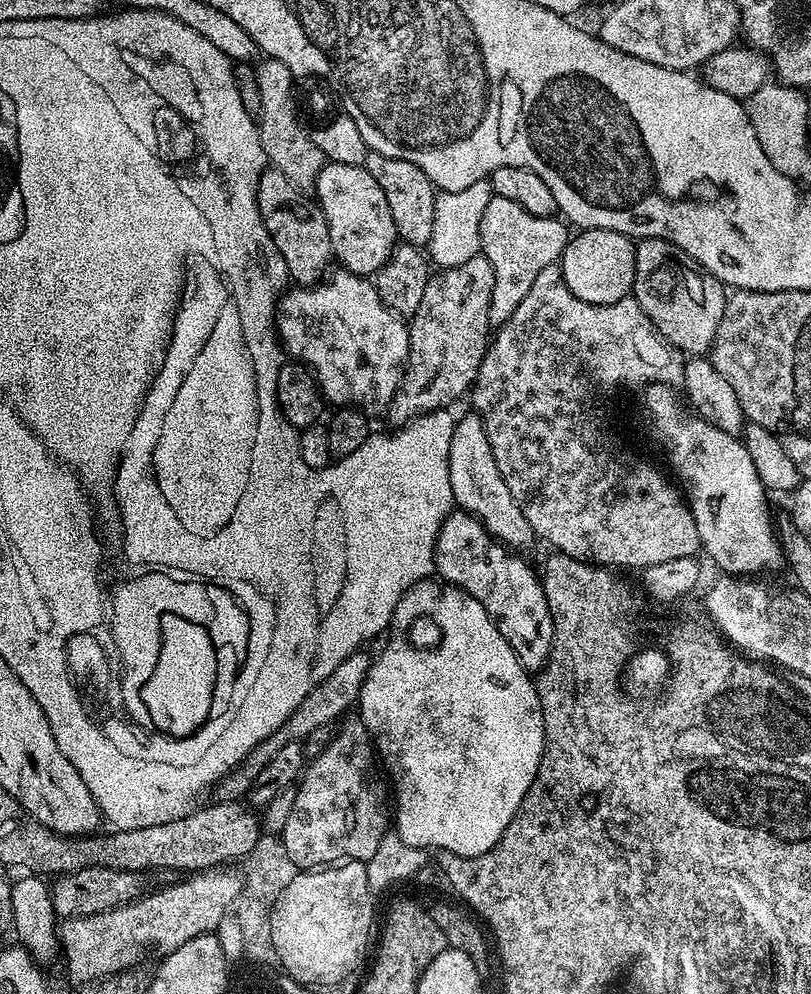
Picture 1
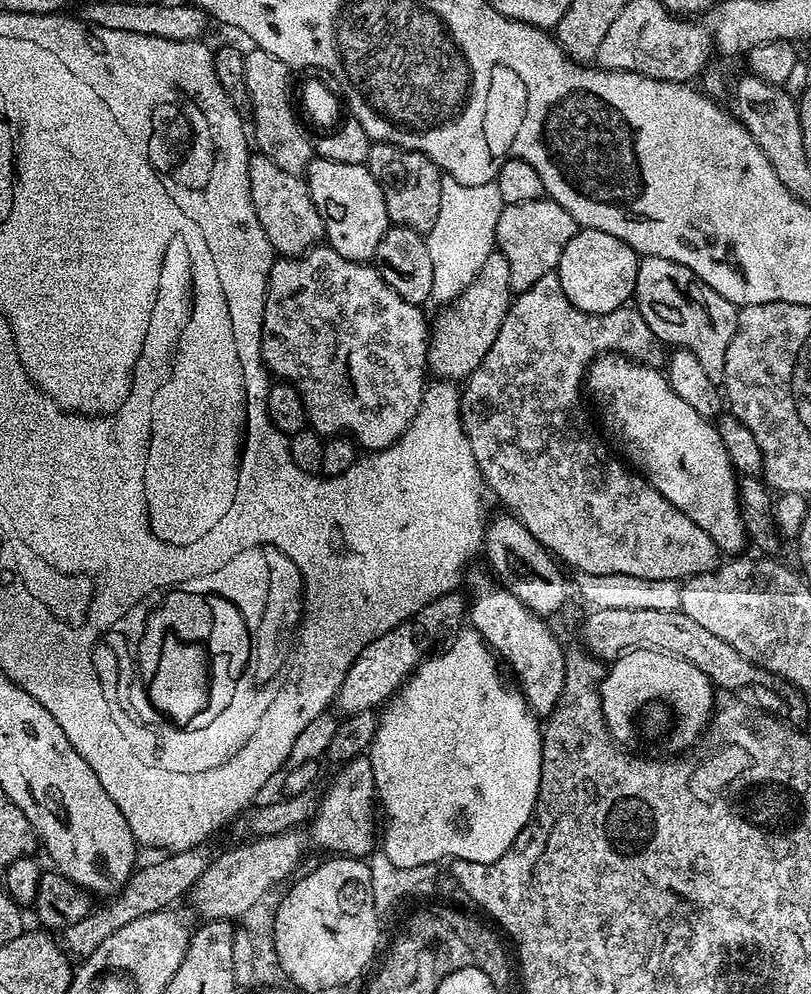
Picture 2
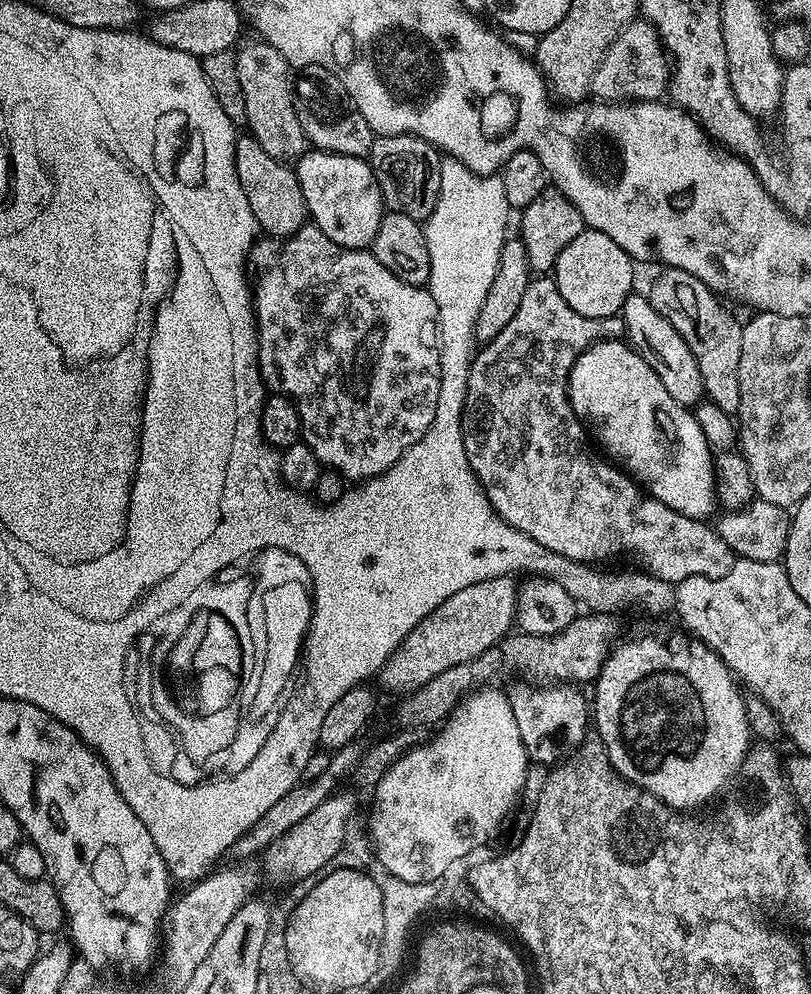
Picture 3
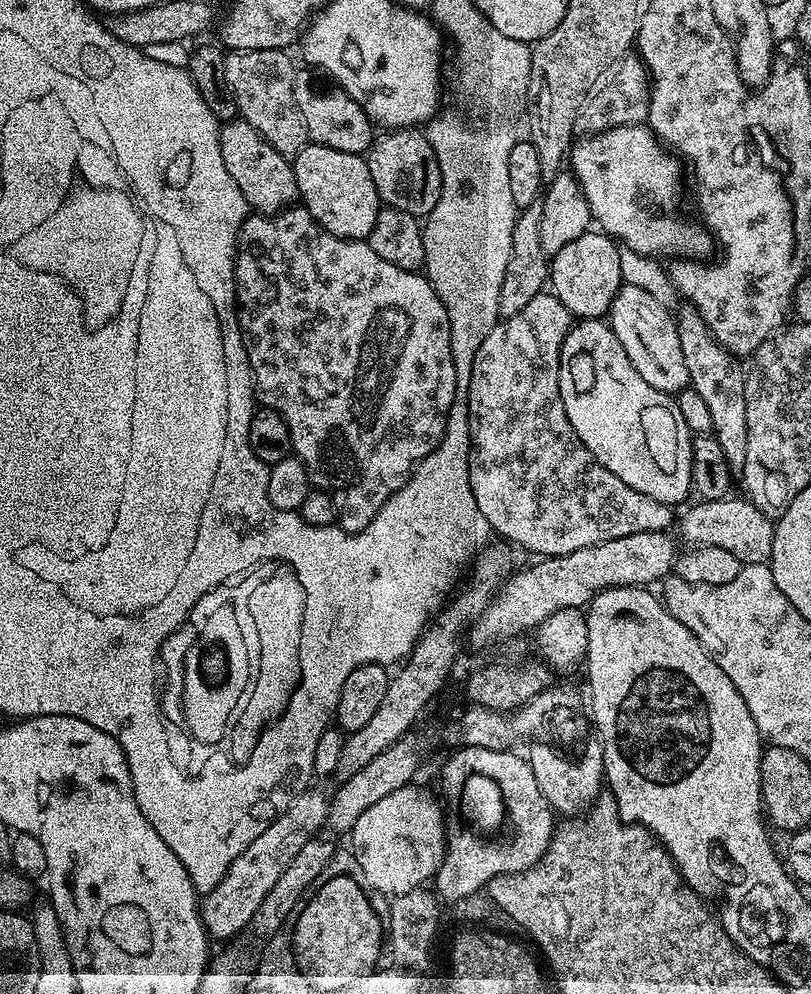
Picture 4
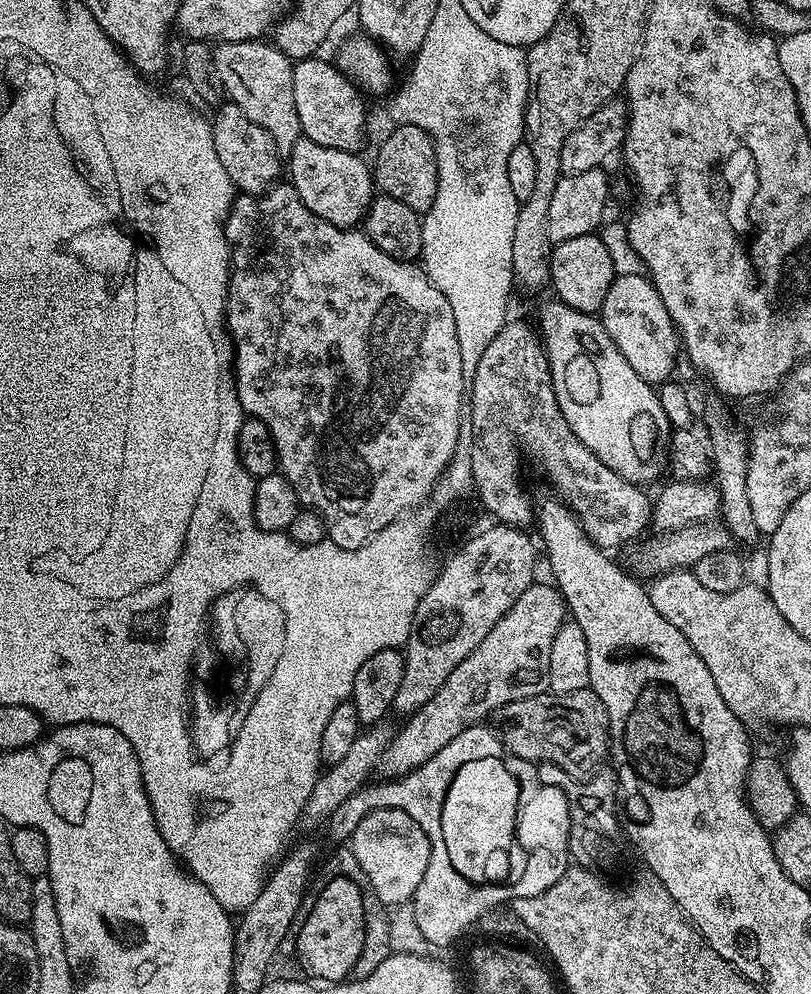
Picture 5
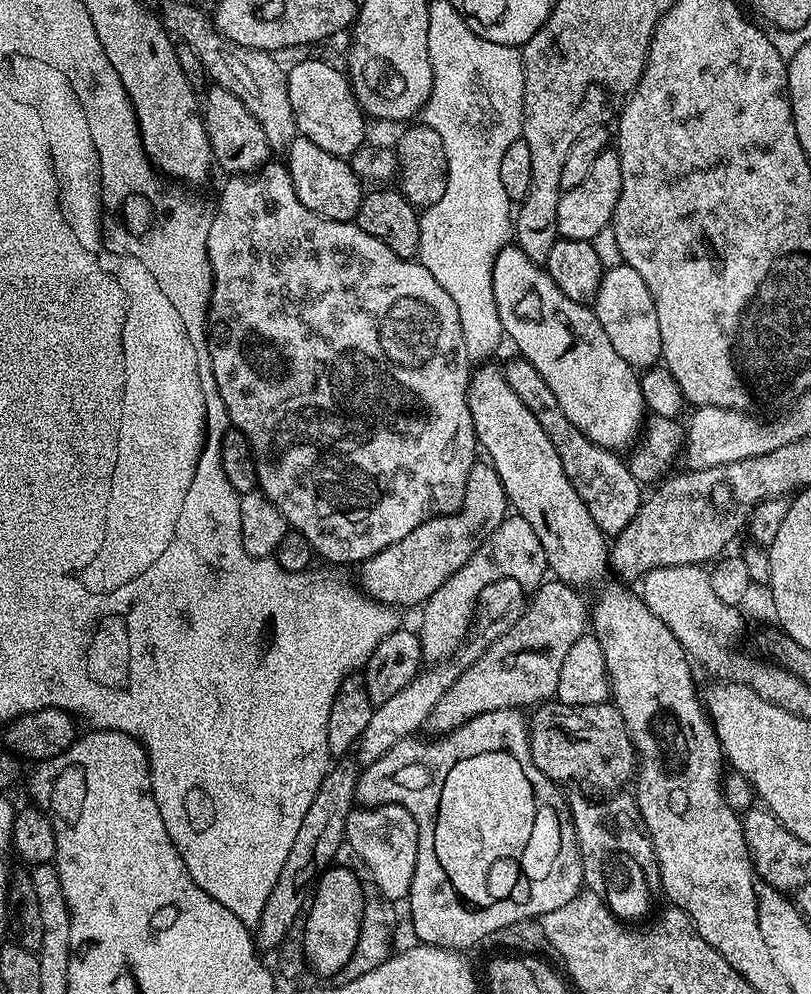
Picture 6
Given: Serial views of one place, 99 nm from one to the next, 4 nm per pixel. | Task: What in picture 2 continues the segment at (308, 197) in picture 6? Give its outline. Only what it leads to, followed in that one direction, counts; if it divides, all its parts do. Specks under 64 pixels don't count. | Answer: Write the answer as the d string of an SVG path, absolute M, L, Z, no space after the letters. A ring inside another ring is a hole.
M314 158L308 163L306 183L310 198L314 198L314 206L319 210L324 223L327 247L338 250L342 258L371 261L378 250L378 242L382 242L390 226L386 198L382 198L382 190L378 182L374 182L374 174L370 174L370 170L363 164Z

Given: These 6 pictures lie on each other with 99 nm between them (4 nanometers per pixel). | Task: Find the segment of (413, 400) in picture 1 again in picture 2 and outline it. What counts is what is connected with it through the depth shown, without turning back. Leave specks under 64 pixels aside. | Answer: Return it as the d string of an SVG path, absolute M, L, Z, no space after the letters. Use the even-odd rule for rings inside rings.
M494 250L482 262L482 270L462 290L462 294L450 304L439 309L440 313L430 324L428 338L428 371L436 378L466 378L486 358L490 346L494 346L494 338L498 338L498 330L502 330L502 322L506 322L506 314L510 310L514 293L510 286L510 262L500 251Z

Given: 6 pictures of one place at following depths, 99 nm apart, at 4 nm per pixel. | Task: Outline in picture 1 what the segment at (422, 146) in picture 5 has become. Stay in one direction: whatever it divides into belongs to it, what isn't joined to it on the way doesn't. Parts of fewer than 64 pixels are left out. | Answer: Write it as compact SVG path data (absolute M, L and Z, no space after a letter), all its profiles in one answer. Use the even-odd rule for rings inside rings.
M369 151L364 159L363 167L382 186L382 194L386 194L386 206L390 206L390 218L394 218L397 237L403 243L413 244L416 248L424 248L430 242L430 234L434 234L434 206L438 189L435 184L414 166L414 162L406 162L406 158L386 158L382 154Z

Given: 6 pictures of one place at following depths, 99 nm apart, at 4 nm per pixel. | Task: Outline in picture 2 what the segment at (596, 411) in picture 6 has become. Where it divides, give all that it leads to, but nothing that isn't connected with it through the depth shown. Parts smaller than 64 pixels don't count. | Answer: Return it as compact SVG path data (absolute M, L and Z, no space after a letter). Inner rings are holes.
M599 356L588 367L586 388L587 391L592 391L593 398L597 400L596 408L600 411L609 434L616 439L621 454L625 456L623 459L633 469L639 470L644 479L654 486L654 490L662 494L662 498L682 510L682 514L686 514L690 522L698 522L698 526L702 526L702 530L710 534L721 553L743 553L740 551L746 545L746 533L744 519L740 516L738 473L732 466L722 438L718 438L715 423L698 414L698 410L692 409L688 403L682 402L682 398L674 394L667 375L659 367L633 362L627 356Z

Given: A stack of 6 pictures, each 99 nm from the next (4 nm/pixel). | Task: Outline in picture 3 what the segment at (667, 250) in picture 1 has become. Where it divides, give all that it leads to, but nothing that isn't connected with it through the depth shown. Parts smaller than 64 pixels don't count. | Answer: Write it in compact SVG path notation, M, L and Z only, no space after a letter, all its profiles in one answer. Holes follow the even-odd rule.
M681 268L663 269L664 273L646 292L648 301L682 334L682 338L690 346L694 358L698 362L698 370L702 370L702 384L707 399L713 400L722 410L733 414L739 413L742 390L738 382L738 362L742 362L741 321L736 321L726 309L720 305L721 297L698 279Z

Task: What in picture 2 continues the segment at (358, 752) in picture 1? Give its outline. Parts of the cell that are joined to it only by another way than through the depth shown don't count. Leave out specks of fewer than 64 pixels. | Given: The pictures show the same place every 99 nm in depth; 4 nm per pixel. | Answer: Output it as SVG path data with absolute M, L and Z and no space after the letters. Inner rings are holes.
M364 754L355 756L337 772L340 773L333 778L324 796L322 792L311 817L312 840L324 854L347 854L353 858L364 858L378 844L378 797L372 760Z

